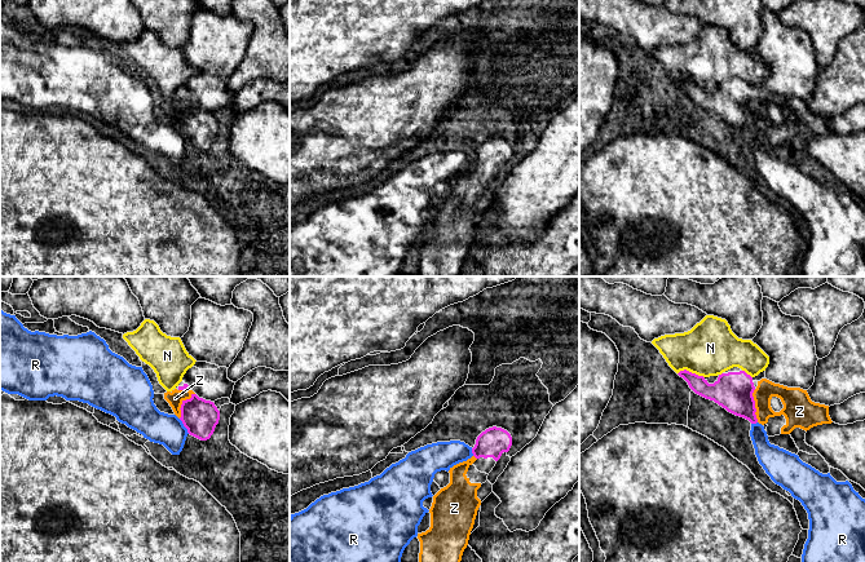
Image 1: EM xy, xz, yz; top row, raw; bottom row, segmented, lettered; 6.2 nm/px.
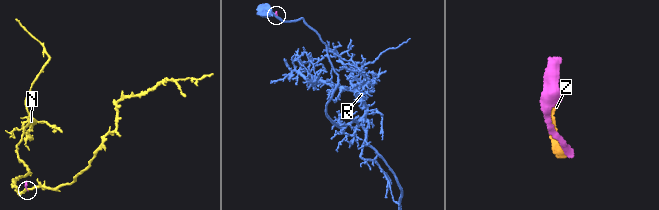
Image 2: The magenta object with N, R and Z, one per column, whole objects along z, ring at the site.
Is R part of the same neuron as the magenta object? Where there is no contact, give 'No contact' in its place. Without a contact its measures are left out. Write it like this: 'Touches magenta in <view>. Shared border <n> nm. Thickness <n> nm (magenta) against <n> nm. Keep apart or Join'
Touches magenta in xy. Shared border 120 nm. Thickness 220 nm (magenta) against 200 nm. Keep apart

